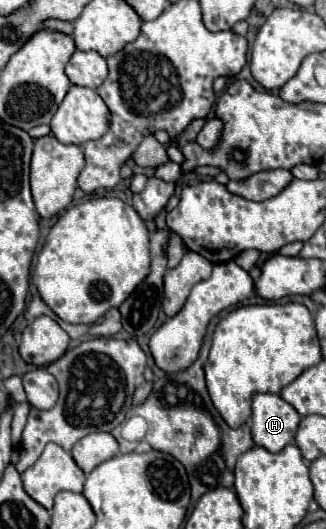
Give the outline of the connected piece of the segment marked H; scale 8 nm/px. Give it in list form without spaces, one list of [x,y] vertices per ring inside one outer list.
[[[257,393],[253,397],[251,435],[255,445],[271,453],[293,443],[301,415],[275,393]]]

